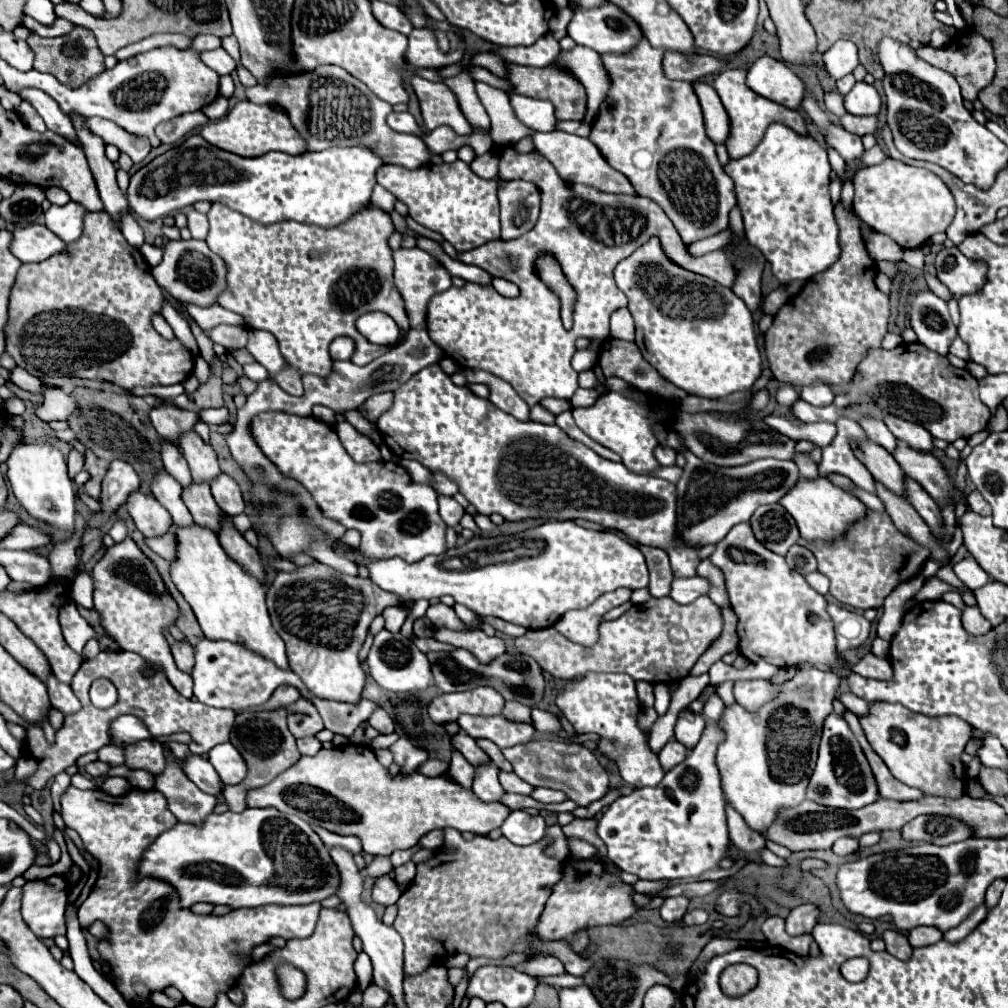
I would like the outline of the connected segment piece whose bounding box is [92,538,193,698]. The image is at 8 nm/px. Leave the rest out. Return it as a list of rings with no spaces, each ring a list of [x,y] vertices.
[[[126,538],[120,542],[120,548],[124,548],[124,552],[108,552],[108,556],[102,556],[92,570],[94,608],[100,614],[100,626],[106,630],[106,636],[118,644],[118,648],[140,654],[148,660],[148,668],[152,668],[152,672],[162,670],[184,698],[192,698],[193,679],[178,670],[162,634],[162,630],[176,622],[178,606],[168,594],[154,564],[138,550],[134,540]]]

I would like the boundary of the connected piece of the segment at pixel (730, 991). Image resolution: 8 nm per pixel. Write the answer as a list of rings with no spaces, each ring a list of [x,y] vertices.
[[[748,964],[727,967],[720,976],[720,987],[729,996],[740,996],[756,986],[756,970]]]

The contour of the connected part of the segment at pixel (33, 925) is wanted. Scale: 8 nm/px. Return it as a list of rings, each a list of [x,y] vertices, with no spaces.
[[[64,876],[34,880],[22,886],[22,918],[38,938],[54,938],[66,934],[66,894]]]

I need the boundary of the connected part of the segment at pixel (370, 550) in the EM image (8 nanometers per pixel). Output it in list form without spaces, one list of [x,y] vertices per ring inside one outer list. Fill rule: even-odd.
[[[260,412],[250,422],[250,432],[256,442],[256,446],[262,450],[262,454],[288,478],[298,480],[314,498],[322,514],[338,524],[342,524],[346,530],[358,530],[360,532],[360,544],[356,546],[356,552],[360,556],[366,556],[368,560],[386,560],[386,558],[402,558],[410,564],[420,562],[424,556],[440,554],[446,550],[446,524],[438,514],[438,496],[432,486],[420,484],[410,480],[410,474],[396,462],[354,462],[344,446],[338,440],[336,430],[316,420],[314,416],[296,416],[288,412]]]

